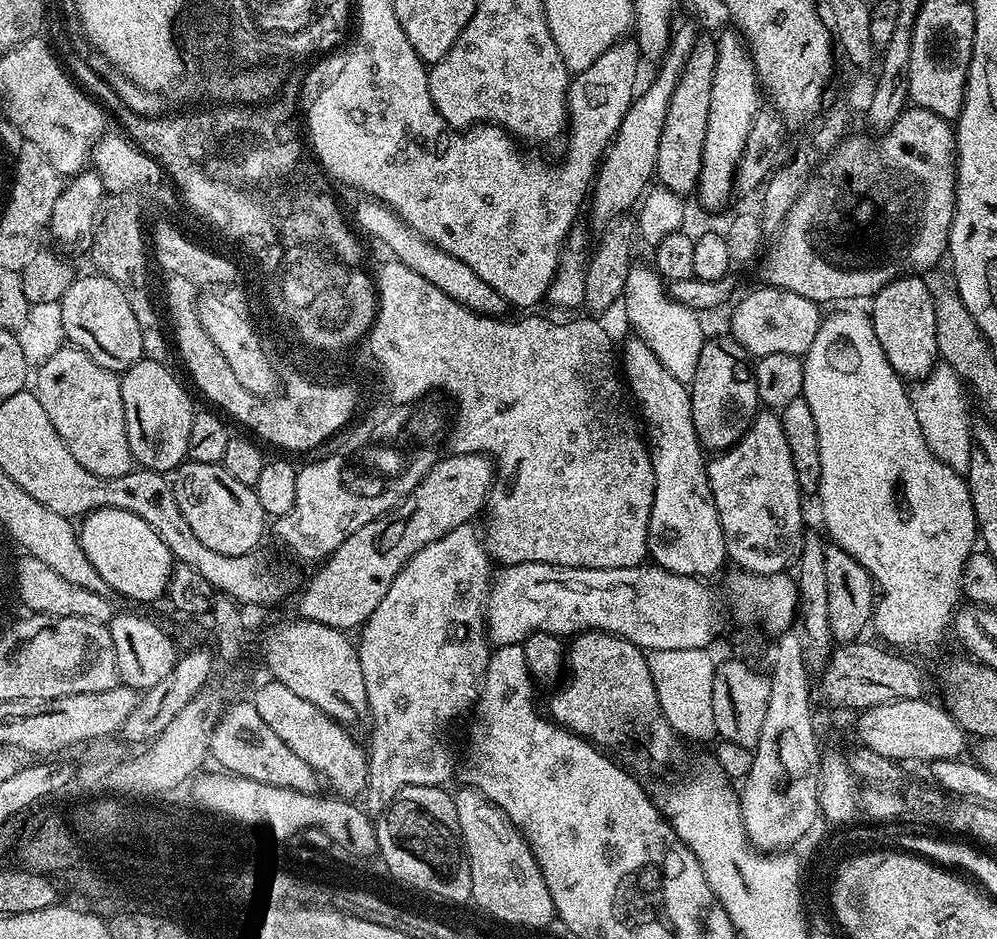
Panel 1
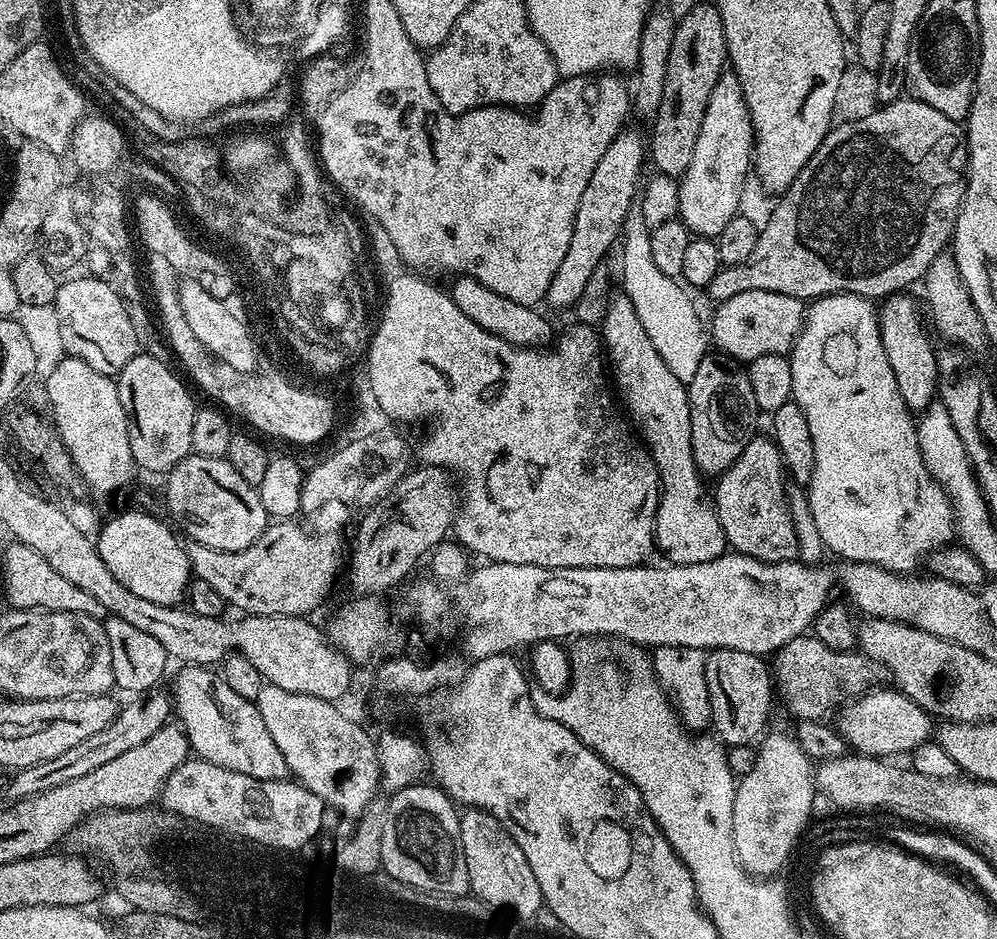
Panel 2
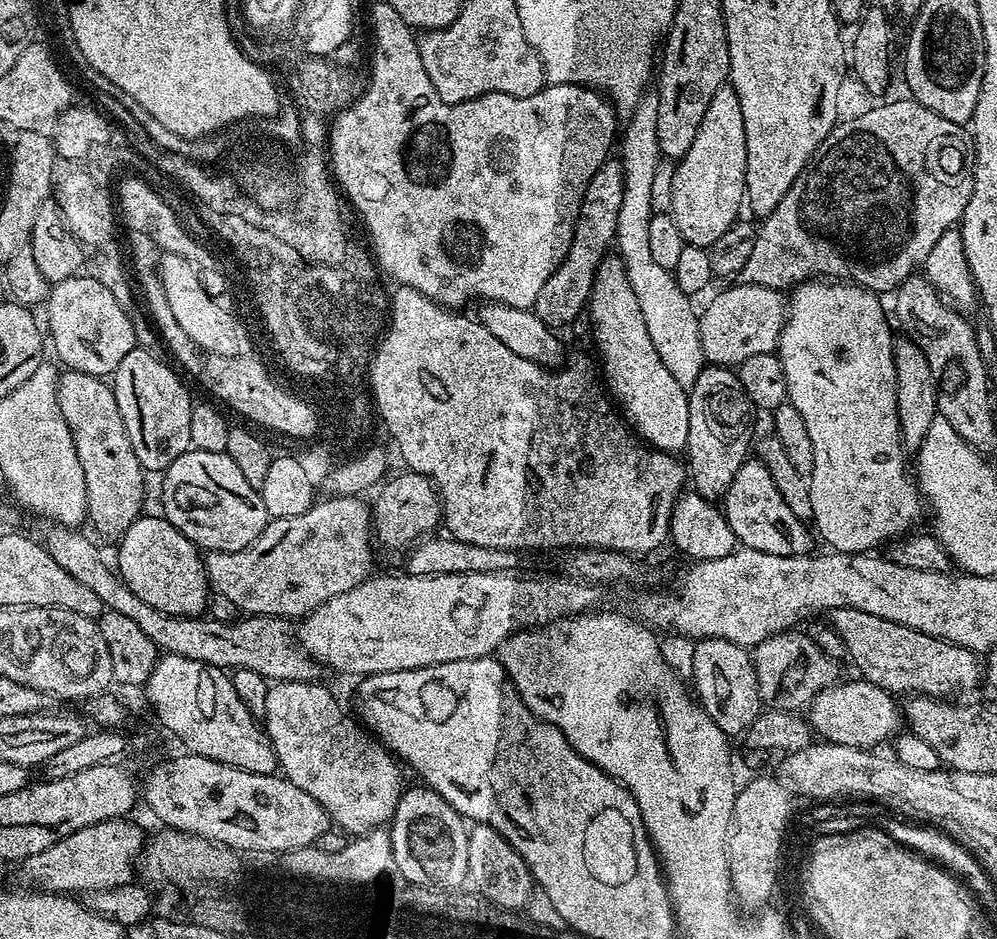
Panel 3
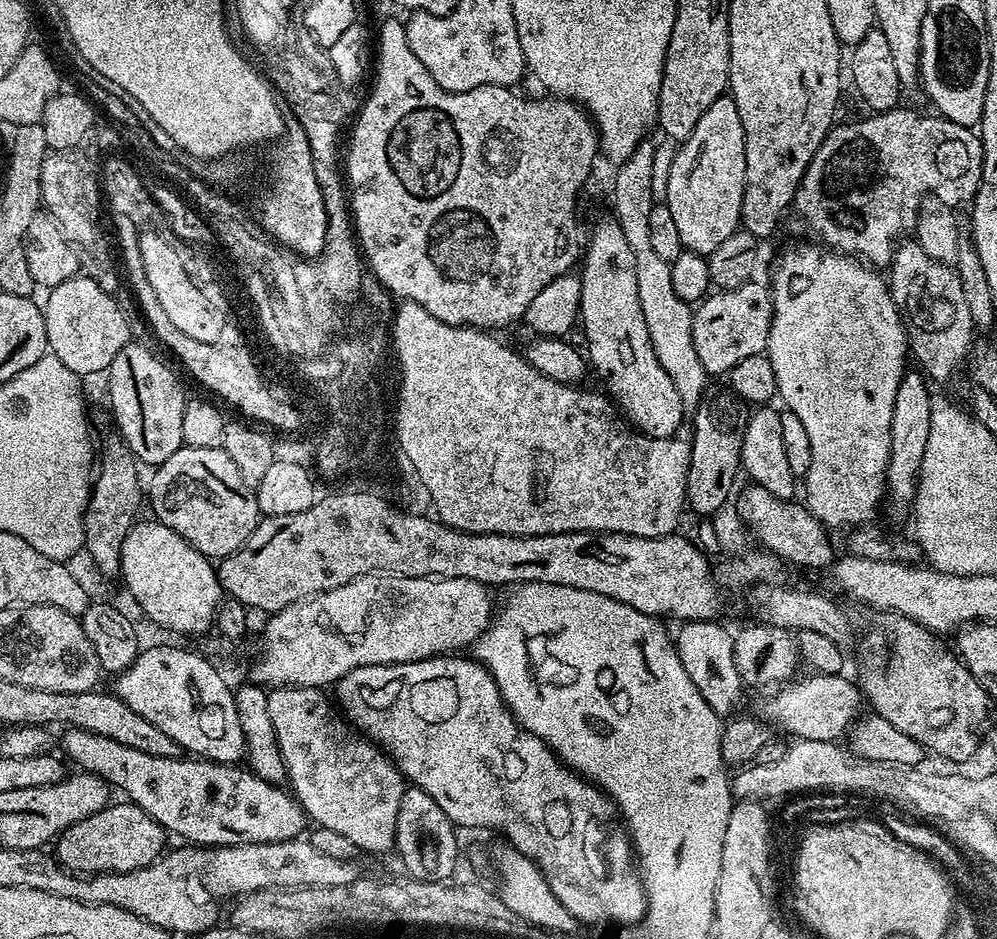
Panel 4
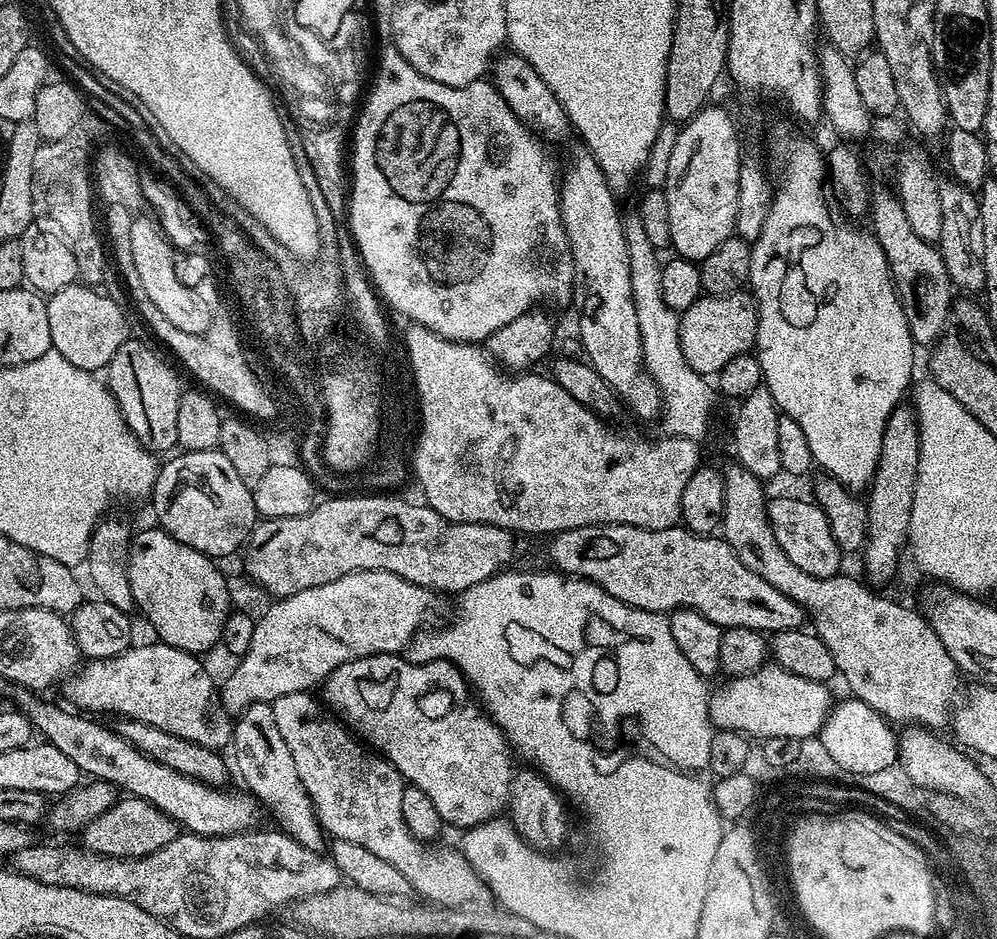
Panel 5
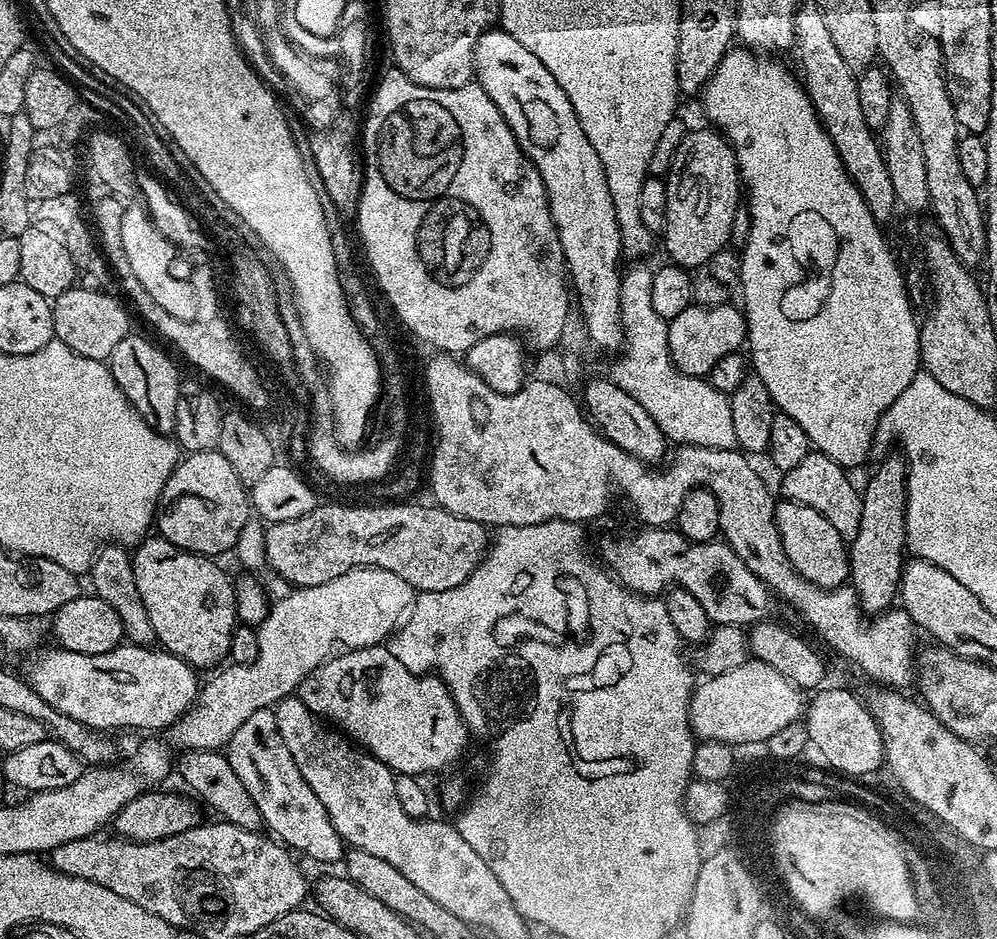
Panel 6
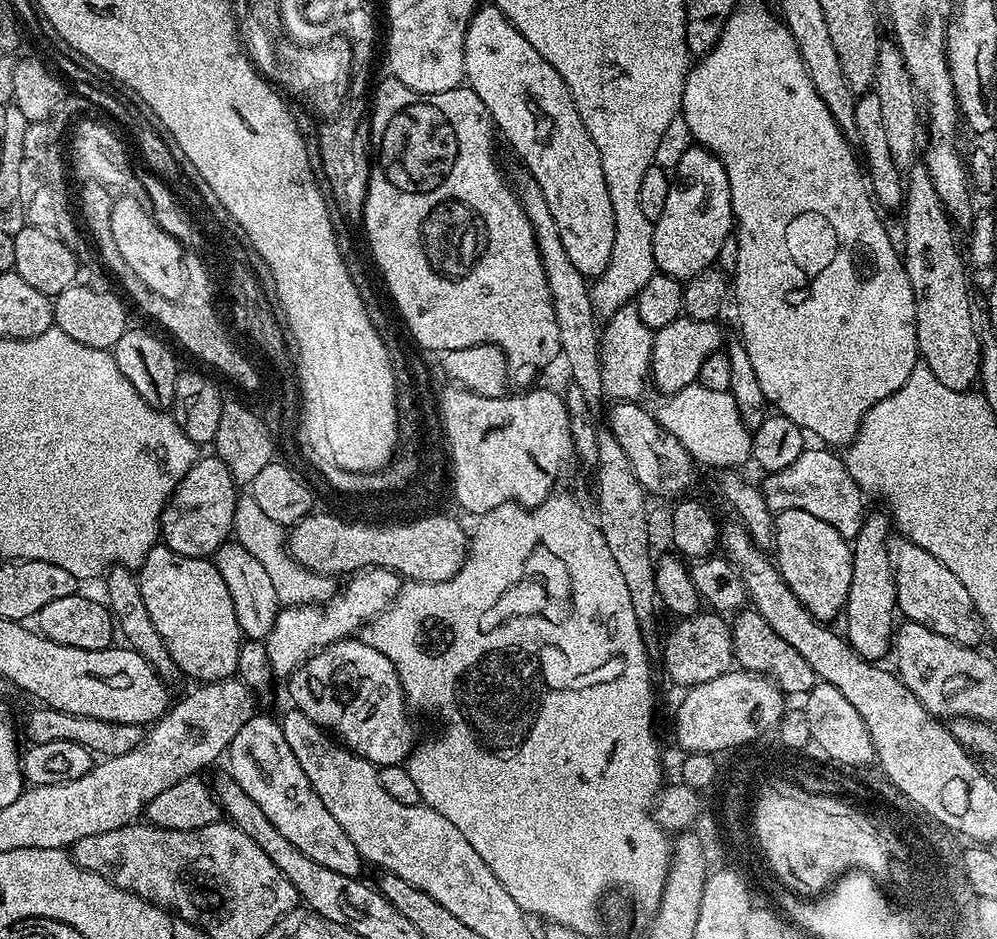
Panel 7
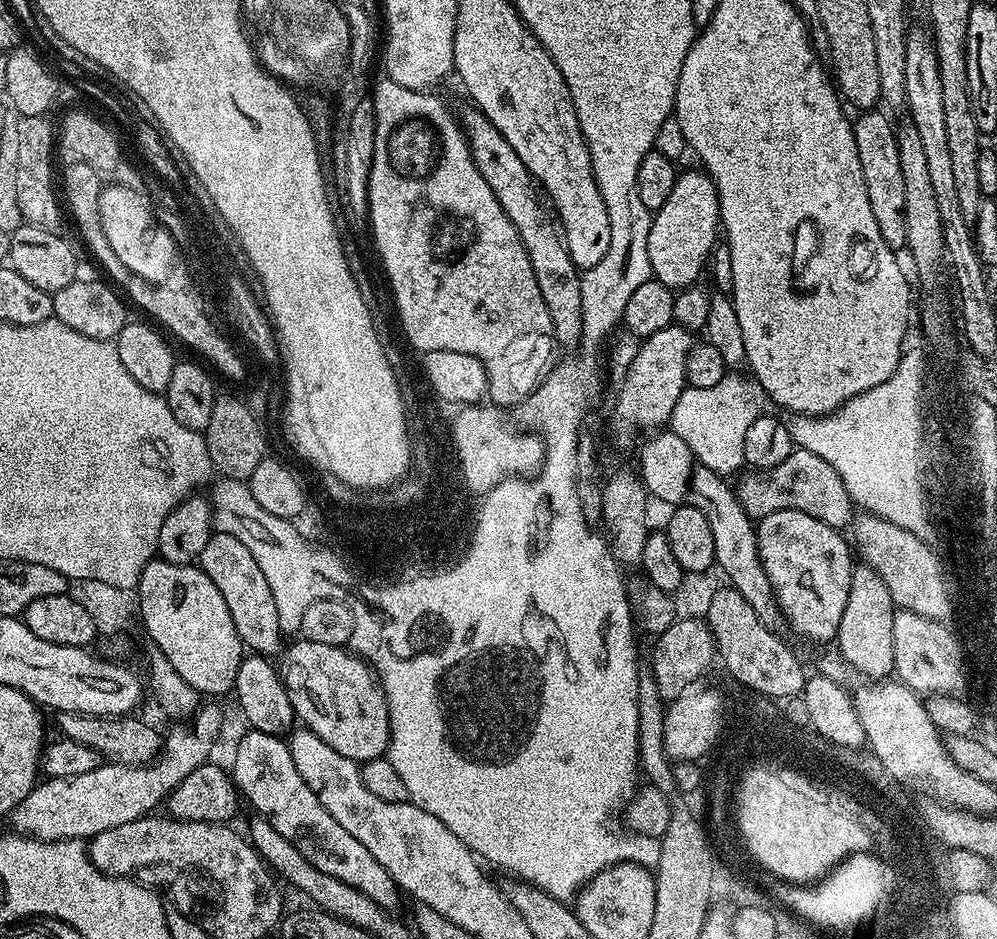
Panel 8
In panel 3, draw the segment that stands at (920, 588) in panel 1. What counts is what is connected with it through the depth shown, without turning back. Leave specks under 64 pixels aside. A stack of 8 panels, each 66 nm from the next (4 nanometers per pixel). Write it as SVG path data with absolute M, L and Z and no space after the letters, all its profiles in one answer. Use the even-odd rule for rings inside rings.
M816 278L791 289L787 316L780 335L778 355L786 370L787 403L802 414L810 442L814 442L814 466L808 480L815 531L838 552L871 553L893 538L911 533L926 504L915 479L904 477L904 444L900 441L896 405L894 335L884 317L881 297L851 282L825 282Z

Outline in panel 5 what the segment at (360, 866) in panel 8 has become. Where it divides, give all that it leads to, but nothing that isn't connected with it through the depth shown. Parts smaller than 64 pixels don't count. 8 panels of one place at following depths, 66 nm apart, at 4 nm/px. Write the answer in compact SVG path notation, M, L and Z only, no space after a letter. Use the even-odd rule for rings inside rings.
M251 704L245 712L239 713L232 729L230 752L236 755L234 768L240 771L244 779L243 787L266 809L272 811L277 820L279 831L285 832L311 852L323 853L326 848L326 833L320 827L316 816L316 807L312 804L302 778L298 778L298 766L294 766L294 757L290 754L278 726L274 723L271 704ZM325 840L325 844L324 844Z

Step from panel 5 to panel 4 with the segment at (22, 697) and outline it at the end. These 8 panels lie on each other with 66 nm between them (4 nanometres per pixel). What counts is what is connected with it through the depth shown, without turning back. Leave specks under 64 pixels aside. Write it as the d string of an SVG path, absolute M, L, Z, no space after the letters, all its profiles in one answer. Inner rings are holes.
M67 727L63 732L65 732L62 738L62 746L65 752L68 754L67 759L71 760L76 764L81 771L94 773L96 776L102 777L104 780L108 781L111 787L120 788L124 793L128 794L127 799L139 806L140 808L146 810L148 814L155 821L159 822L165 831L172 833L173 835L178 834L180 837L186 839L187 843L199 847L224 847L226 845L252 845L261 844L262 842L272 842L272 841L286 841L293 840L301 837L305 832L303 832L308 826L308 819L306 813L304 813L304 808L301 807L300 803L296 798L283 787L279 785L274 785L266 782L264 779L258 779L253 773L246 768L237 765L227 765L227 764L215 764L212 761L206 761L202 758L187 758L184 756L179 756L174 759L172 758L162 758L158 755L145 754L142 750L131 749L130 746L123 746L122 743L118 743L110 738L103 738L102 735L96 735L90 731L84 731L82 728Z

